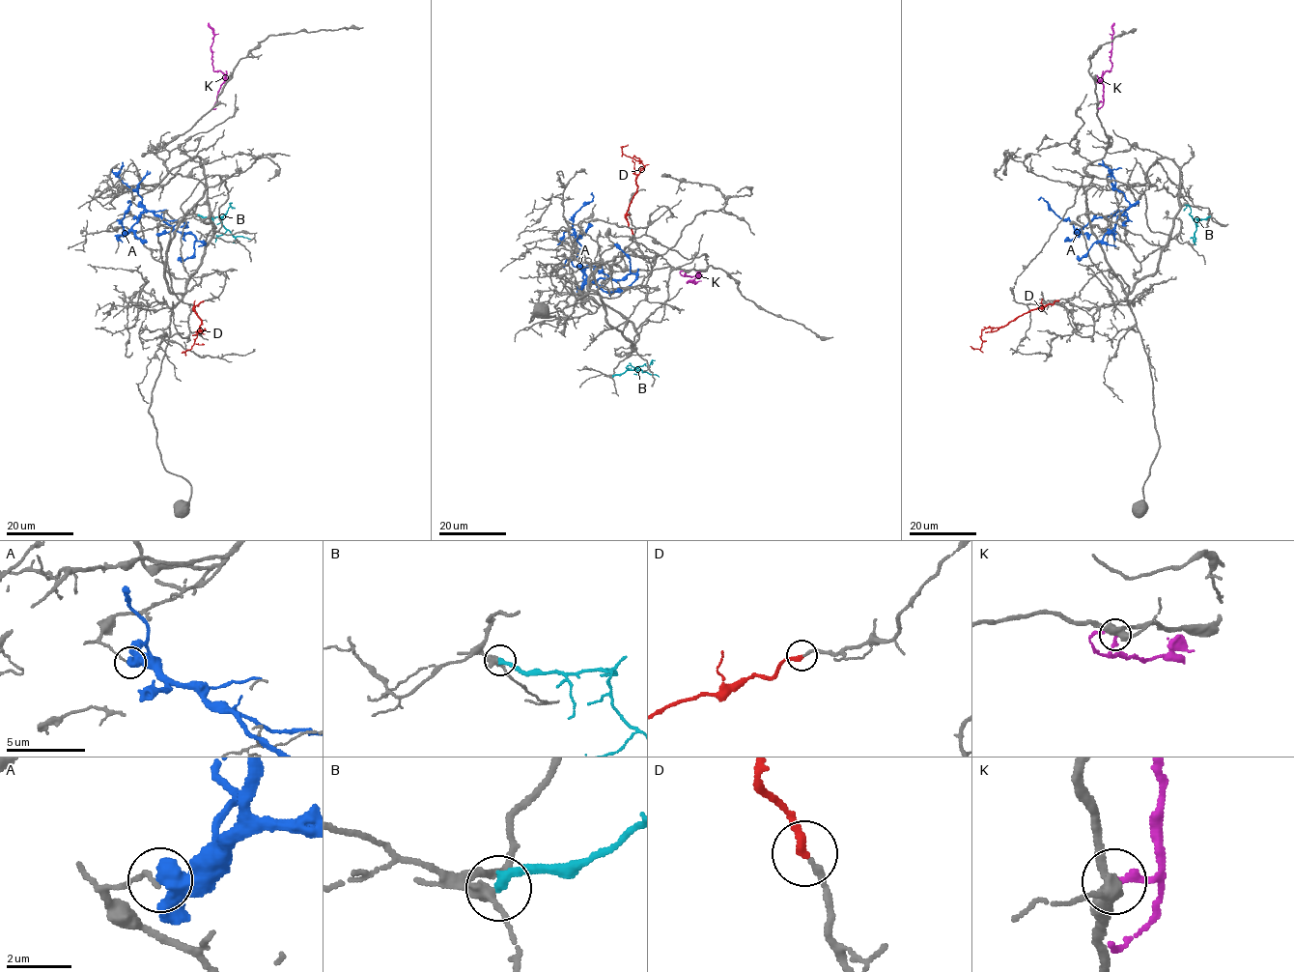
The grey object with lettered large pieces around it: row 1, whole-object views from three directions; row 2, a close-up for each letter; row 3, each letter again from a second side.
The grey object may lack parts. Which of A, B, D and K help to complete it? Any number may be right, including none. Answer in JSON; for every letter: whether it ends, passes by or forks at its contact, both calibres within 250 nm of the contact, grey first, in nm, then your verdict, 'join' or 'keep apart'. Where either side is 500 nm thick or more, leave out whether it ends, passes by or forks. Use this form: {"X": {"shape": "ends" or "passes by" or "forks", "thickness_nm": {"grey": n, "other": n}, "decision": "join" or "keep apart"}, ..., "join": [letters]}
{"A": {"thickness_nm": {"grey": 120, "other": 500}, "decision": "keep apart"}, "B": {"shape": "ends", "thickness_nm": {"grey": 320, "other": 280}, "decision": "keep apart"}, "D": {"shape": "ends", "thickness_nm": {"grey": 180, "other": 280}, "decision": "join"}, "K": {"shape": "ends", "thickness_nm": {"grey": 400, "other": 240}, "decision": "keep apart"}, "join": ["D"]}

